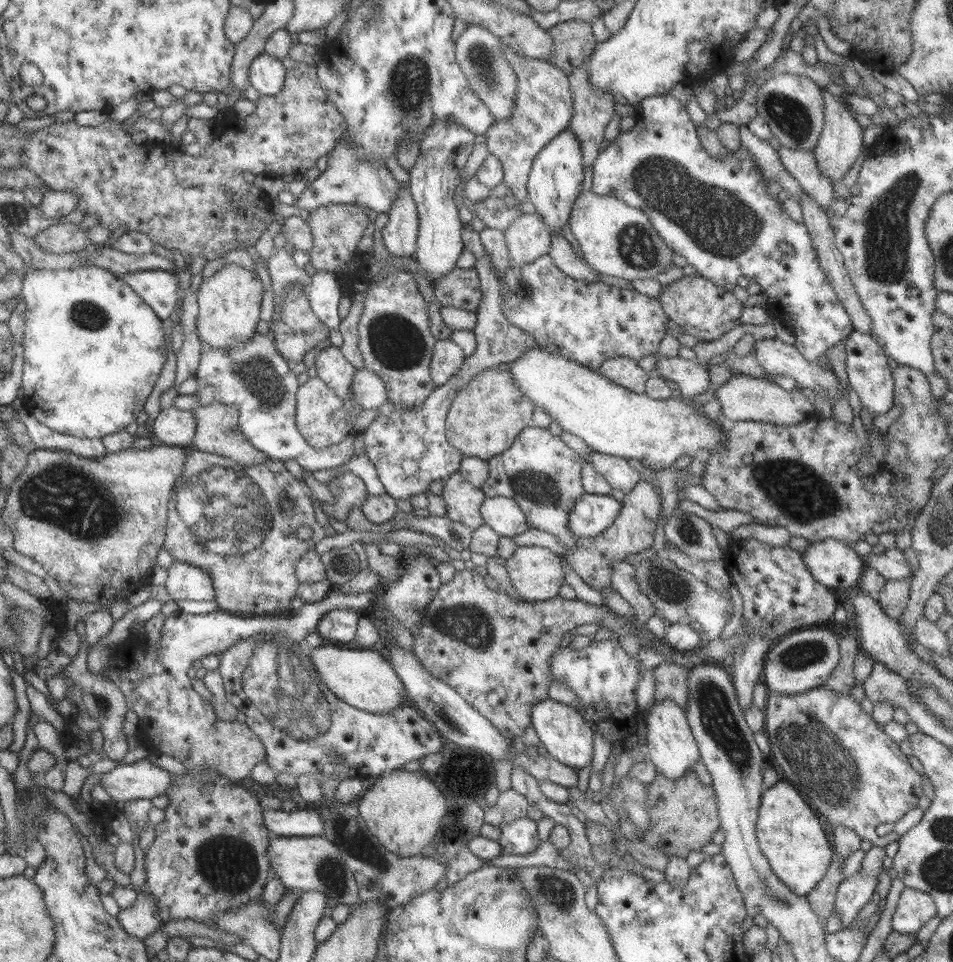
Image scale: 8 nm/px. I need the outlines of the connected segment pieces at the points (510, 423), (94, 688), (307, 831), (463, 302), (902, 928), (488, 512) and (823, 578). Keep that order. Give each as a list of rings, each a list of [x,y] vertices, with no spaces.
[[[485,369],[476,374],[463,388],[460,388],[455,398],[450,402],[444,422],[445,437],[449,445],[453,446],[455,450],[459,450],[463,460],[476,457],[486,462],[491,456],[507,450],[519,431],[531,426],[534,404],[527,400],[526,396],[522,396],[514,387],[513,381],[507,370]]]
[[[84,634],[80,638],[76,655],[63,671],[67,670],[71,683],[81,688],[82,704],[79,708],[85,710],[91,720],[99,723],[104,740],[102,744],[103,756],[109,758],[109,760],[121,760],[125,756],[125,752],[127,752],[126,736],[121,733],[121,724],[123,724],[128,709],[121,691],[110,680],[105,680],[100,673],[87,670],[86,656],[90,651],[90,647],[91,645],[86,641]]]
[[[310,807],[293,811],[262,808],[262,819],[270,836],[317,836],[322,831],[321,819]]]
[[[453,267],[433,284],[433,292],[440,306],[475,312],[481,298],[476,270]]]
[[[904,888],[891,918],[891,928],[899,934],[916,935],[934,916],[936,916],[935,904],[928,894]]]
[[[486,497],[481,502],[480,516],[499,536],[513,537],[528,528],[525,515],[509,498]]]
[[[828,538],[812,542],[802,551],[803,563],[817,583],[829,588],[858,586],[861,558],[852,547]]]

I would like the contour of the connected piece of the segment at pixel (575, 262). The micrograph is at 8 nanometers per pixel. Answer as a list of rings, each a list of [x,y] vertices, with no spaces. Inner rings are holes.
[[[562,234],[550,236],[548,255],[551,257],[553,266],[569,278],[585,282],[599,281],[596,271],[573,252],[573,246],[565,240]]]

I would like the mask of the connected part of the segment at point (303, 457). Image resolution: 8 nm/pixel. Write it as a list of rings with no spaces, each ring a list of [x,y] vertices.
[[[254,332],[251,338],[238,342],[235,346],[213,349],[202,344],[199,353],[199,362],[194,377],[196,378],[195,395],[198,396],[197,405],[210,405],[220,403],[223,405],[235,405],[239,416],[238,426],[243,437],[259,452],[263,452],[268,458],[287,462],[295,460],[301,468],[307,472],[329,470],[336,466],[346,464],[351,457],[351,432],[342,442],[315,450],[305,442],[297,426],[295,425],[296,392],[299,388],[296,376],[291,372],[292,365],[285,360],[274,347],[272,332],[257,335]]]

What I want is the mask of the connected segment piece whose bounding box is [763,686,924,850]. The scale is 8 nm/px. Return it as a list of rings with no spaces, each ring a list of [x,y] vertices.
[[[825,686],[815,687],[797,694],[779,694],[769,691],[767,692],[767,700],[763,713],[763,732],[768,738],[771,754],[773,754],[775,762],[777,762],[777,766],[781,768],[783,776],[791,782],[791,786],[795,786],[795,790],[797,790],[801,796],[807,796],[807,798],[803,798],[803,800],[807,802],[807,806],[811,806],[813,812],[825,816],[825,820],[831,824],[832,828],[844,826],[852,830],[860,840],[867,840],[872,846],[883,846],[891,850],[899,836],[894,831],[890,831],[883,836],[877,836],[875,826],[877,826],[877,824],[894,823],[901,818],[905,812],[917,807],[917,800],[919,800],[919,797],[922,795],[922,784],[924,781],[923,777],[909,765],[907,757],[899,750],[898,743],[893,742],[893,740],[882,731],[881,726],[872,720],[872,716],[863,712],[859,703],[849,697],[848,694],[841,694],[834,690],[829,690]]]

